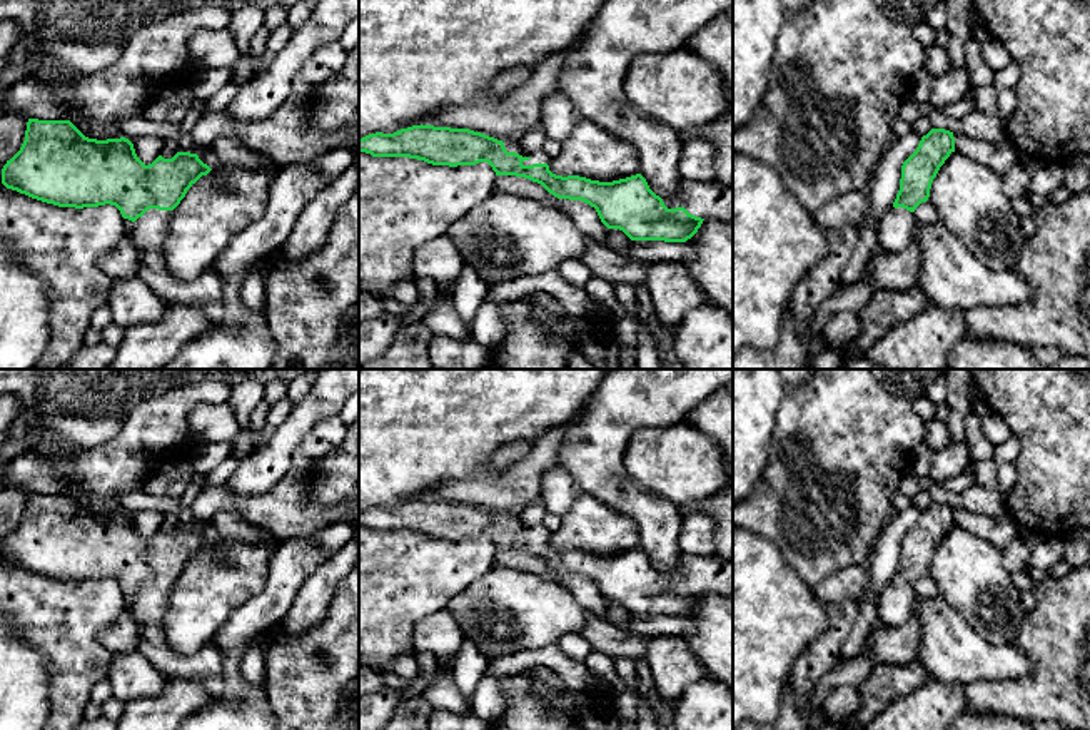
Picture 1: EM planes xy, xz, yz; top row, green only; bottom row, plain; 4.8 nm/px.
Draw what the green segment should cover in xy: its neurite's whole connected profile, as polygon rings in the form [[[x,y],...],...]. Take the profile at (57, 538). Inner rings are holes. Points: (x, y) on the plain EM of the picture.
[[[28,493],[20,525],[2,543],[2,558],[58,581],[115,580],[124,593],[134,596],[125,606],[130,618],[137,625],[160,625],[174,583],[210,545],[197,528],[190,526],[177,526],[172,533],[159,530],[145,540],[125,511],[97,515],[85,511],[70,494]]]

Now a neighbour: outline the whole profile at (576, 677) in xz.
[[[558,646],[522,650],[507,656],[491,658],[487,662],[486,677],[507,678],[521,675],[537,665],[556,672],[566,690],[579,695],[581,698],[606,692],[606,685],[591,675],[584,662],[568,656]]]

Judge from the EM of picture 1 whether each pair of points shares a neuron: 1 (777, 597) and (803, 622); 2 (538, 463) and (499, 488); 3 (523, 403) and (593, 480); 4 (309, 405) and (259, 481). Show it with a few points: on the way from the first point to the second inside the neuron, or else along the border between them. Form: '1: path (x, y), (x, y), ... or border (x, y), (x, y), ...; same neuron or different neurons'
1: path (783, 603), (797, 617); same neuron
2: path (528, 473), (509, 488); same neuron
3: border (573, 416), (565, 423); different neurons
4: path (299, 423), (269, 463); same neuron

